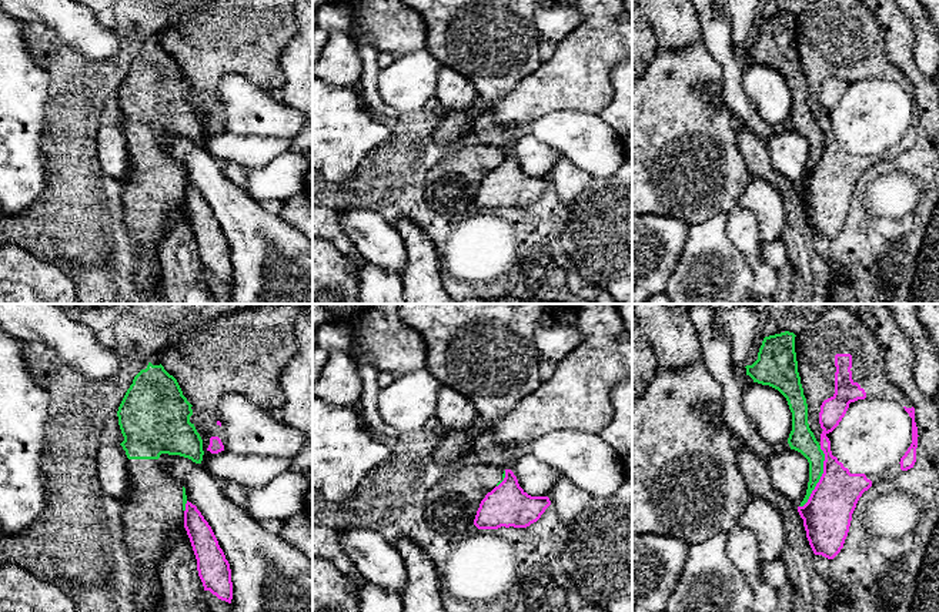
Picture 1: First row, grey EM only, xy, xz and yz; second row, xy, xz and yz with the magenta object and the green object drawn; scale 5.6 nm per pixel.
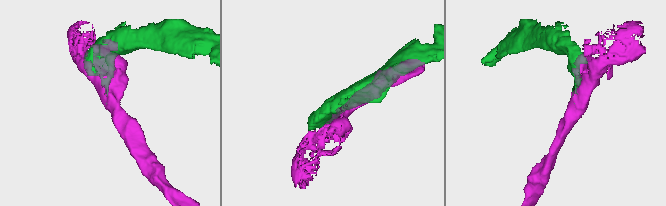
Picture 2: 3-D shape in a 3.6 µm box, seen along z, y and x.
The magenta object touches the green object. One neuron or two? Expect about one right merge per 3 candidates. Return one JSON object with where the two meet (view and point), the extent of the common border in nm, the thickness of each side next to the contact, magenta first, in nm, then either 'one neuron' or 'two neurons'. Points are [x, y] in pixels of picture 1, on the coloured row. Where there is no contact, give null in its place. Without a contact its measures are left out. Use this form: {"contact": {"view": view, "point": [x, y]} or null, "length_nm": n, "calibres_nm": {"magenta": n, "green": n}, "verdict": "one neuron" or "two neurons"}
{"contact": {"view": "yz", "point": [821, 477]}, "length_nm": 380, "calibres_nm": {"magenta": 280, "green": 140}, "verdict": "two neurons"}

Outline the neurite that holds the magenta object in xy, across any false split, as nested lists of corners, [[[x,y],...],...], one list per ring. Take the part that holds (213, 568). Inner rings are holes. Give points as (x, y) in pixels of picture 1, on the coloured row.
[[[188,501],[184,511],[184,528],[197,559],[197,571],[204,591],[210,591],[218,599],[231,603],[233,582],[230,563],[211,526],[197,506]]]

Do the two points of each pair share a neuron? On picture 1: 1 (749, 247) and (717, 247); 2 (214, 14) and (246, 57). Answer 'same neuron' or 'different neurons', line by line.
1: different neurons
2: same neuron

